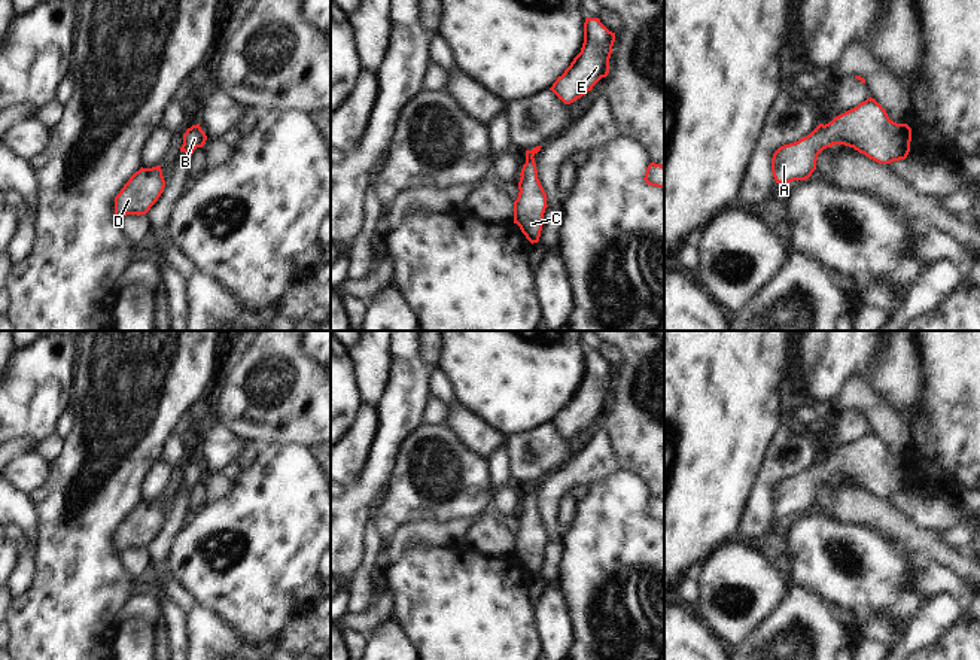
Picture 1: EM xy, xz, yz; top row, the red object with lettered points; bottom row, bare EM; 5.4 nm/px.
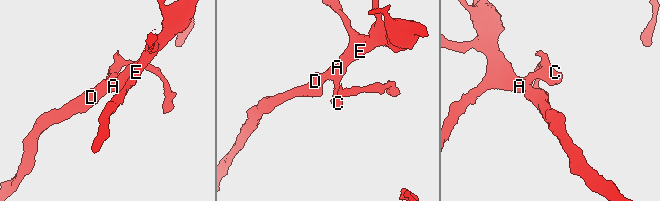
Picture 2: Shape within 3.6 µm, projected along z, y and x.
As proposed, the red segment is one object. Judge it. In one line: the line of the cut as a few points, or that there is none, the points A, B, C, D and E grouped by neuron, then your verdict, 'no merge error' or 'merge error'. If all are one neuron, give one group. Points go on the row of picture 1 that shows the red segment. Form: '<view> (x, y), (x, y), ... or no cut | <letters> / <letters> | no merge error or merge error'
no cut | A B C D E | no merge error

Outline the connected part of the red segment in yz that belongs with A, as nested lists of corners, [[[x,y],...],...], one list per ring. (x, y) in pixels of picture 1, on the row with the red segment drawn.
[[[867,98],[856,107],[836,116],[828,124],[819,124],[809,136],[798,142],[780,146],[771,158],[771,173],[776,183],[806,180],[816,170],[818,155],[834,145],[844,145],[864,153],[879,164],[906,159],[910,152],[911,128],[889,119],[886,110],[874,100]]]

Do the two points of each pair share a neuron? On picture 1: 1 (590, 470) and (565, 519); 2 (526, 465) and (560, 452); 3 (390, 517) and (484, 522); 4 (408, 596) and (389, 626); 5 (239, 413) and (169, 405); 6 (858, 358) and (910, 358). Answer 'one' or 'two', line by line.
1: two
2: one
3: two
4: two
5: two
6: two

